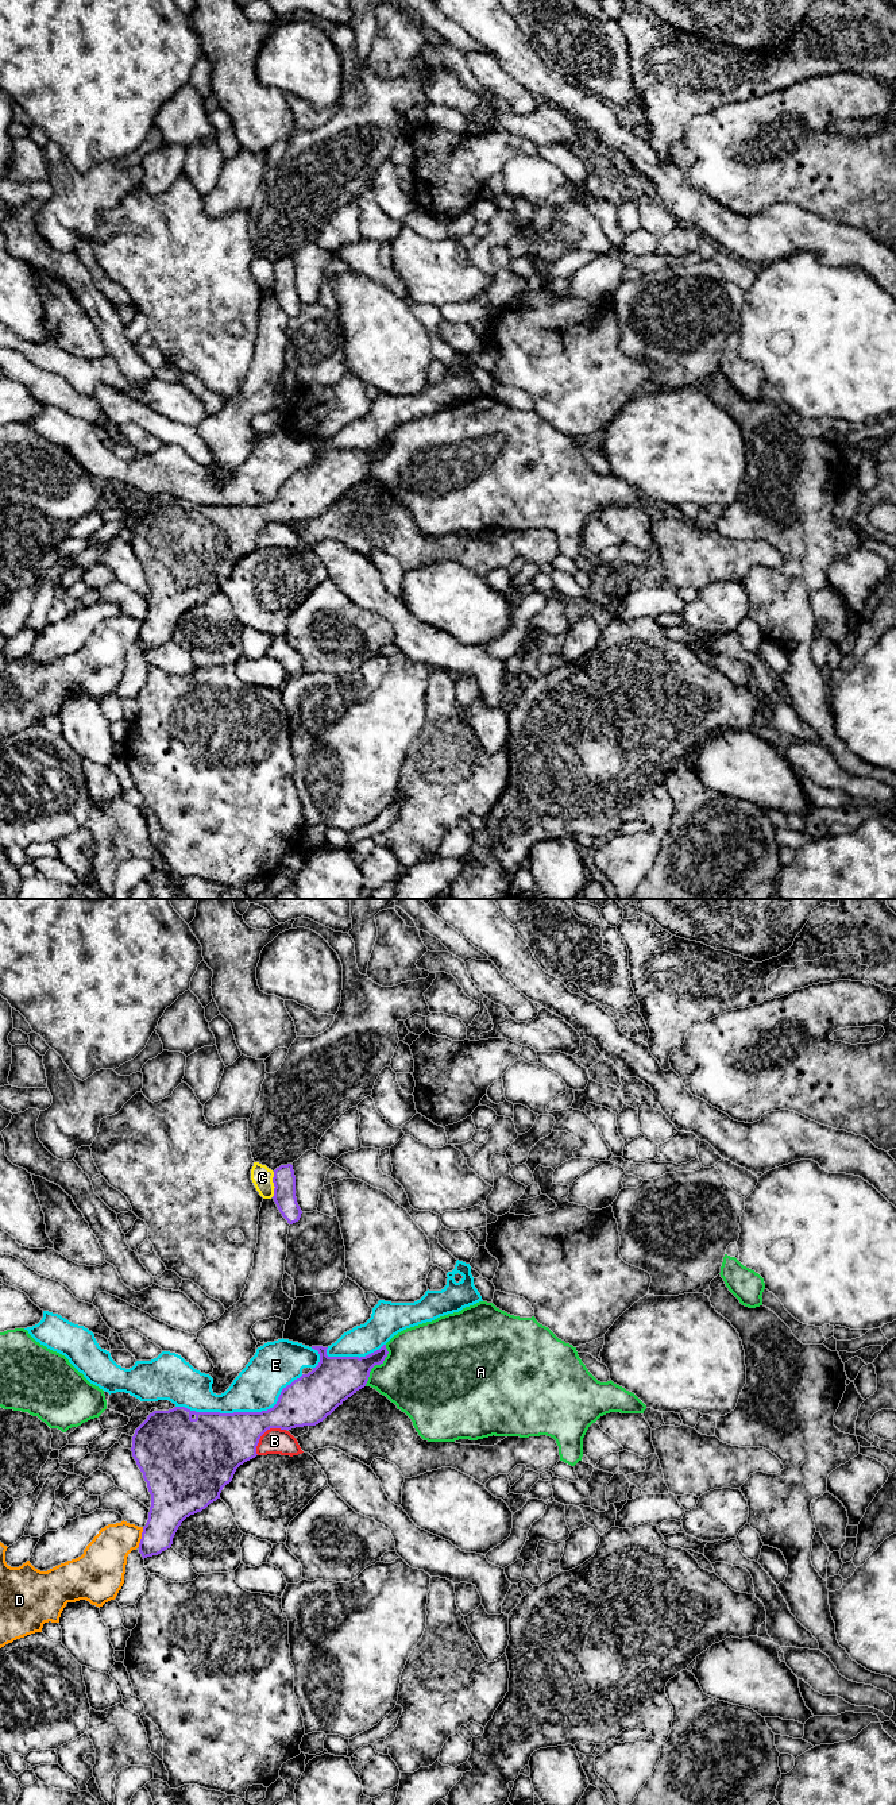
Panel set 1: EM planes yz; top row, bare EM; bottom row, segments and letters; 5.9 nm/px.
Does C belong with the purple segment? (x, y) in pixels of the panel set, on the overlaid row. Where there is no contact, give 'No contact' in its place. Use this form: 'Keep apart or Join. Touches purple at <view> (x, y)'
Keep apart. Touches purple at yz (274, 1184)

